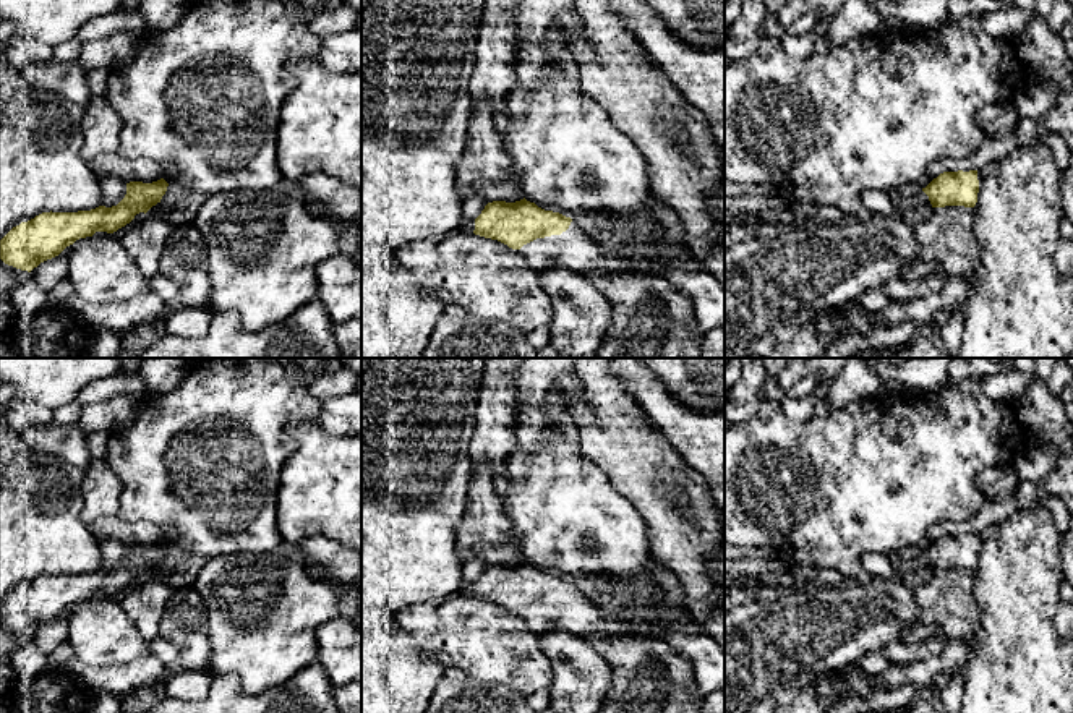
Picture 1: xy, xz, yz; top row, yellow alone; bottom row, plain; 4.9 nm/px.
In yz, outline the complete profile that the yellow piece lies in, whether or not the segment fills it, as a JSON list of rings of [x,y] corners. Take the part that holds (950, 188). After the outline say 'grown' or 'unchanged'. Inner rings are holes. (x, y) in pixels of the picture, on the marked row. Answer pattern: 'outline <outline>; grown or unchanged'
outline [[[990,162],[981,170],[943,172],[922,191],[929,196],[932,207],[964,206],[974,207],[981,181],[995,173],[998,162]]]; grown

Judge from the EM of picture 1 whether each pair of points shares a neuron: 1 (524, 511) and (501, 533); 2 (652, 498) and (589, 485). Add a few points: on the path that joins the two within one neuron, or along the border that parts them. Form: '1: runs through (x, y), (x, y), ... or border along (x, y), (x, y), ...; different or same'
1: border along (500, 498), (516, 542), (516, 551), (524, 559); different
2: border along (603, 470), (608, 482), (644, 519); different

